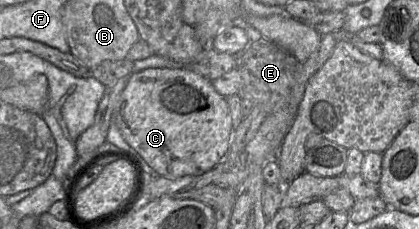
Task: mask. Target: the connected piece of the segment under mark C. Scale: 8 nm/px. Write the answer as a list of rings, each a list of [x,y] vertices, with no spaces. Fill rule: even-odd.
[[[149,68],[140,72],[134,72],[128,77],[128,82],[121,93],[112,114],[112,121],[118,127],[124,140],[137,152],[148,164],[154,175],[168,179],[176,179],[184,176],[199,176],[215,168],[225,157],[233,136],[234,126],[230,115],[226,98],[220,95],[214,88],[212,81],[193,72],[189,68]]]

